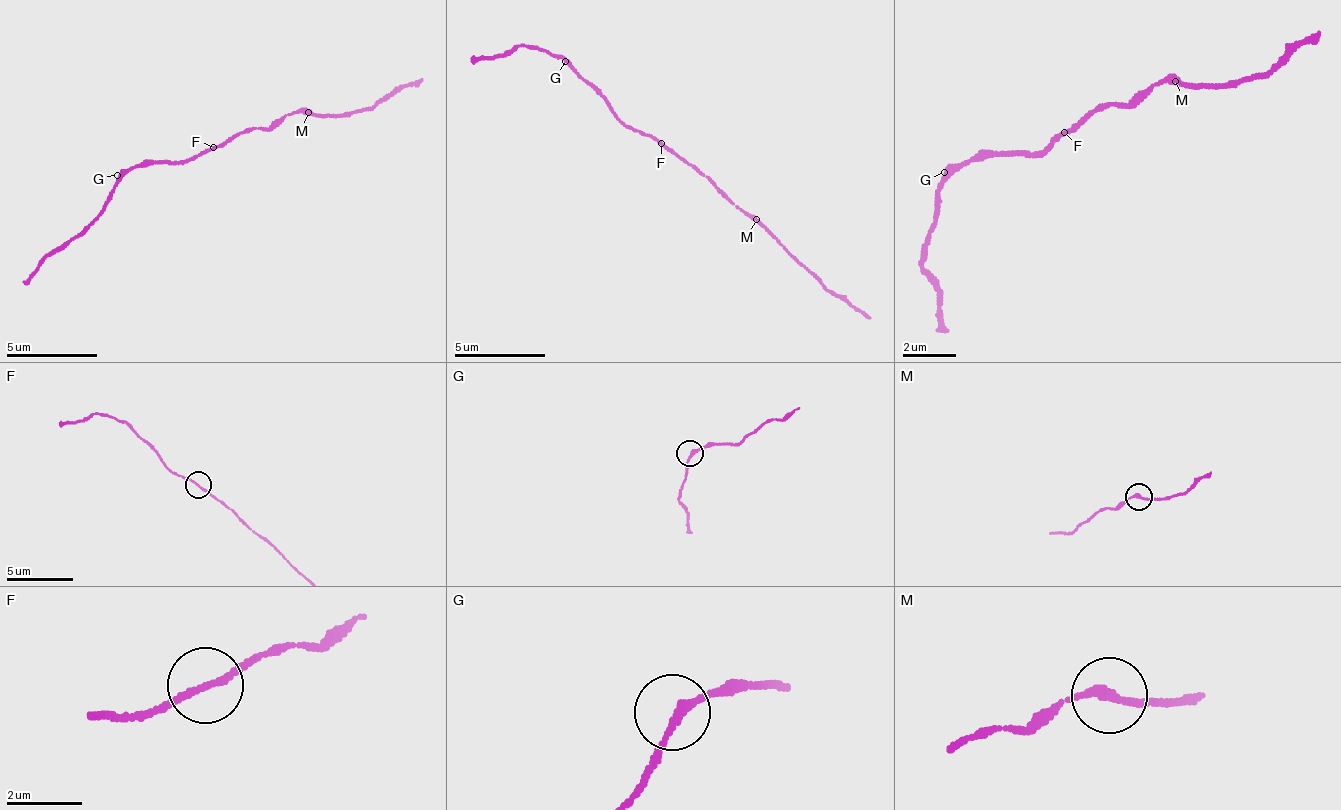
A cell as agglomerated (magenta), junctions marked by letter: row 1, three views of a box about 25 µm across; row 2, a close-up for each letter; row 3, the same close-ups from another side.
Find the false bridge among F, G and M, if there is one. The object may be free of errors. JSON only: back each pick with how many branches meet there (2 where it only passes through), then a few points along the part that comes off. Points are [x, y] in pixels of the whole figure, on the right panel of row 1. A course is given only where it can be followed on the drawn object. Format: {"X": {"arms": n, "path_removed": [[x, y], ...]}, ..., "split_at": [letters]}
{"split_at": []}

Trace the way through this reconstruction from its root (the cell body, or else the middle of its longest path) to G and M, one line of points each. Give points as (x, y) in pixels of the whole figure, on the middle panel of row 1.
G: (661, 147), (648, 134), (629, 129), (565, 61)
M: (661, 147), (671, 147), (680, 157), (698, 166), (744, 211), (748, 211), (757, 221)

